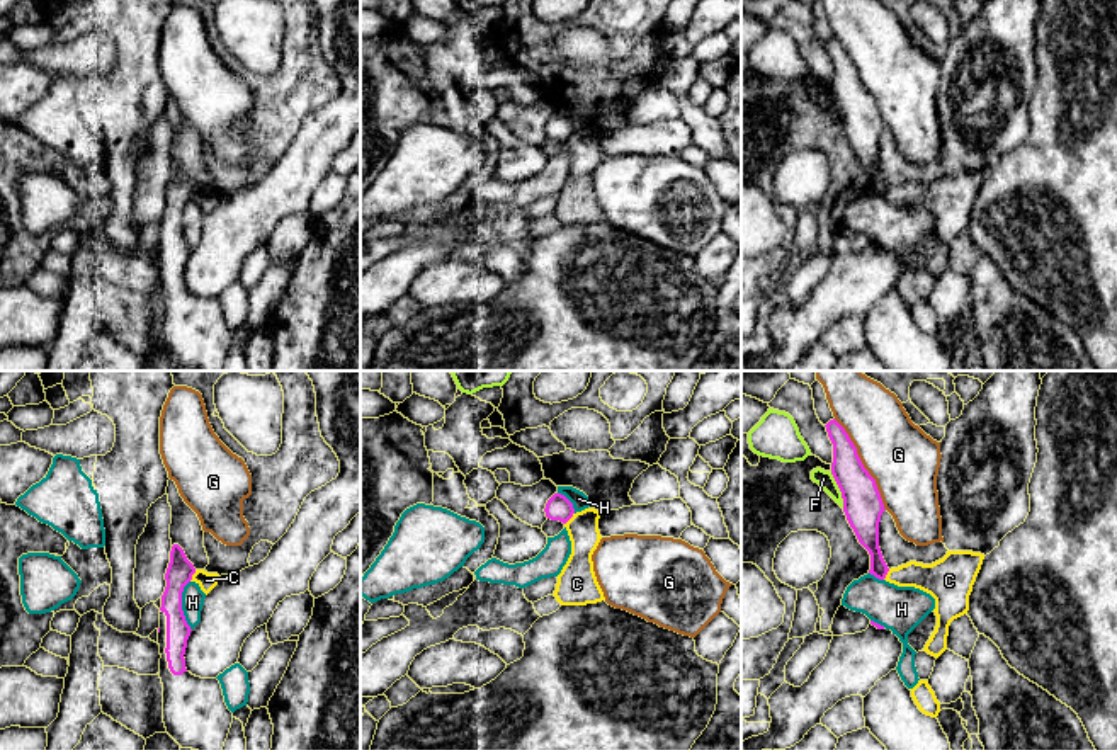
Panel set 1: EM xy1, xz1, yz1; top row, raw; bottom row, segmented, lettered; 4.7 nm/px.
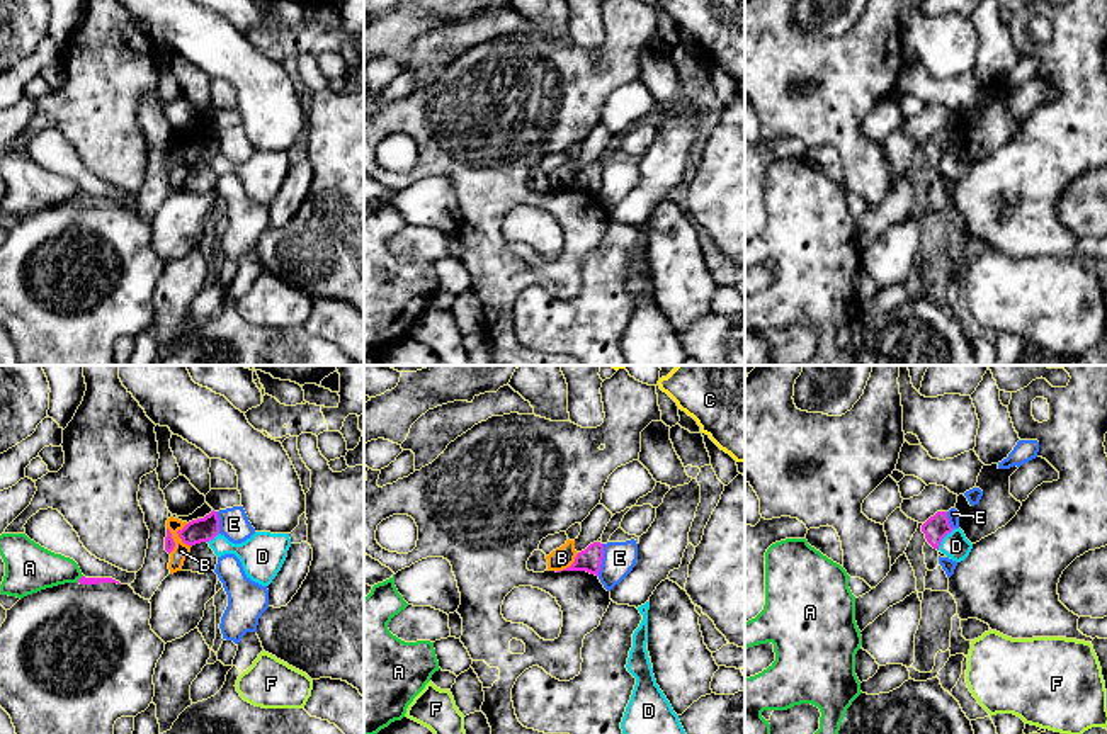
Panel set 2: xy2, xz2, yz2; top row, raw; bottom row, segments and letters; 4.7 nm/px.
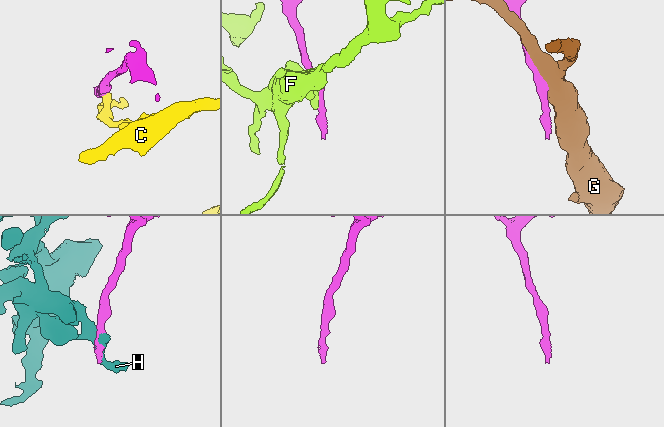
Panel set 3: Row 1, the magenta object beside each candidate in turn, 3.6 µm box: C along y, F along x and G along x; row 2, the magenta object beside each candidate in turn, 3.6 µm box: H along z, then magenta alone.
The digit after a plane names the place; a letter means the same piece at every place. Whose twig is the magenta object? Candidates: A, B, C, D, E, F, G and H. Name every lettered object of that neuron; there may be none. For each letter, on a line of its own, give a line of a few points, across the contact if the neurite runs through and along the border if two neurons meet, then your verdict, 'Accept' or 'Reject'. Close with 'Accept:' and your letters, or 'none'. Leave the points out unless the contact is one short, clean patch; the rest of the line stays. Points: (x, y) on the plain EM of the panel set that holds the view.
A: Line: xy2 (82, 194), (77, 201). Reject
B: Reject
C: Line: xy1 (196, 189), (189, 199). Reject
D: Line: yz2 (954, 148), (942, 158), (937, 169). Reject
E: Line: xz2 (604, 163), (604, 177), (597, 194). Reject
F: Line: yz1 (830, 90), (844, 126). Reject
G: Reject
H: Line: xy1 (189, 199), (182, 211), (182, 233), (191, 249). Reject
Accept: none

